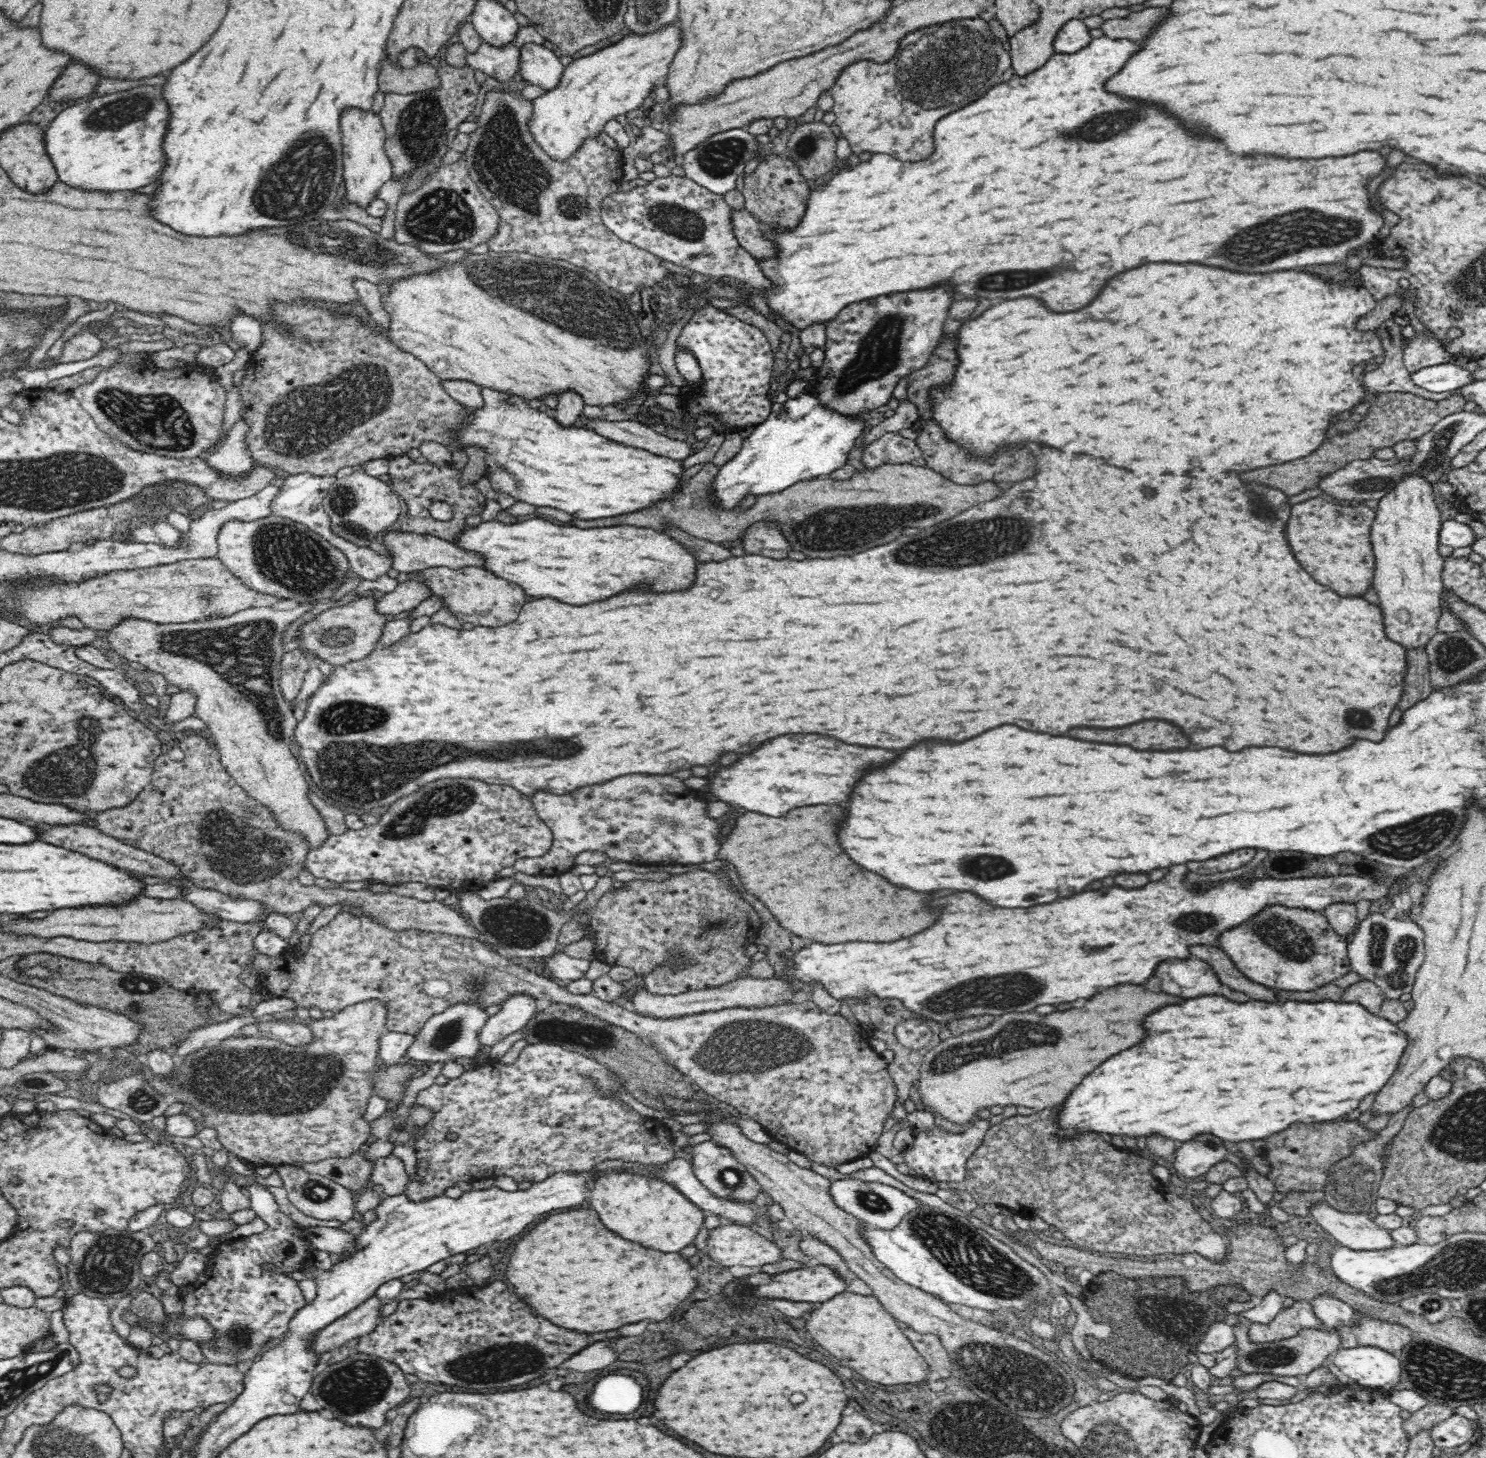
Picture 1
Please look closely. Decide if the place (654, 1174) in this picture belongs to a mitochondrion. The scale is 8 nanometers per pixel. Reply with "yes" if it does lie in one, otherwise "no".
no

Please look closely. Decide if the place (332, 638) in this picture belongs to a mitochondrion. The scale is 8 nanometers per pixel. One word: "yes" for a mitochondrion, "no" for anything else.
yes

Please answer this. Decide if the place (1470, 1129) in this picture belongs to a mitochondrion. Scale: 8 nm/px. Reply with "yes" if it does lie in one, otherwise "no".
yes

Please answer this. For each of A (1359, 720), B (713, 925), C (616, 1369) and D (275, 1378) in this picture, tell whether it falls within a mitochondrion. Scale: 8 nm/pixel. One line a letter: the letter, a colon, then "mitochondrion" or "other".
A: mitochondrion
B: other
C: other
D: other

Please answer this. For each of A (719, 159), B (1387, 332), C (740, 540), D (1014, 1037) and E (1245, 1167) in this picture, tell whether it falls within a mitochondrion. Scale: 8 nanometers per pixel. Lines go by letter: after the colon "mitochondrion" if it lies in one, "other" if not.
A: mitochondrion
B: other
C: other
D: mitochondrion
E: other

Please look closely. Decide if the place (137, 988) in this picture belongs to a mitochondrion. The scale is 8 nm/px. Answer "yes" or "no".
yes

